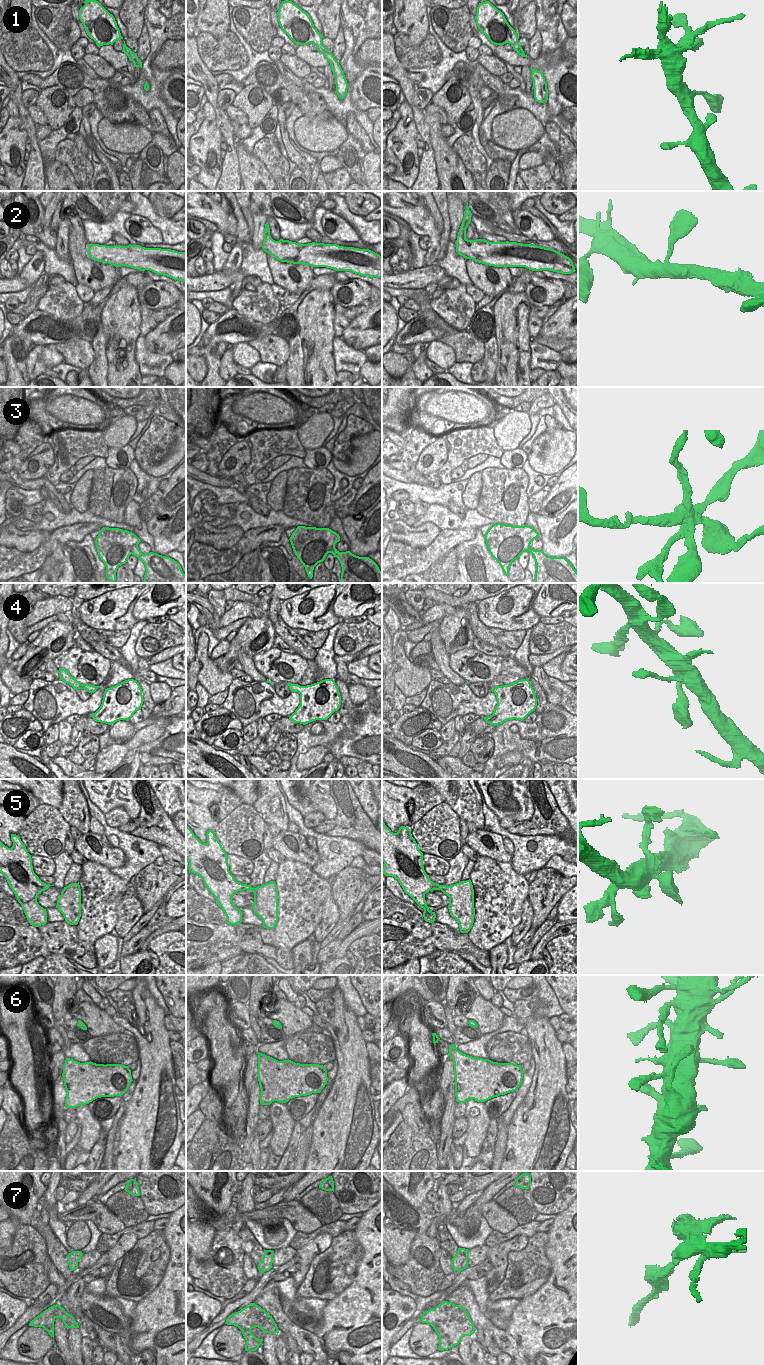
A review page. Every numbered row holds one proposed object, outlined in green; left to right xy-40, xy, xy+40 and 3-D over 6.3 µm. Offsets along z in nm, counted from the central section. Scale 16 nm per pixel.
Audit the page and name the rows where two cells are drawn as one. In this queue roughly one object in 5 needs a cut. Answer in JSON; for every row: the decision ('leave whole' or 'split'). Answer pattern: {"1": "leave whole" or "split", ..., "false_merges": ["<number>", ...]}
{"1": "leave whole", "2": "leave whole", "3": "split", "4": "leave whole", "5": "leave whole", "6": "leave whole", "7": "leave whole", "false_merges": ["3"]}

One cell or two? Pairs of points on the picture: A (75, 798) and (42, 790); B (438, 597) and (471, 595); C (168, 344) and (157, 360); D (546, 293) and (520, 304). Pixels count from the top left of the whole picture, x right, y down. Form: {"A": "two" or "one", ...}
{"A": "two", "B": "one", "C": "two", "D": "two"}

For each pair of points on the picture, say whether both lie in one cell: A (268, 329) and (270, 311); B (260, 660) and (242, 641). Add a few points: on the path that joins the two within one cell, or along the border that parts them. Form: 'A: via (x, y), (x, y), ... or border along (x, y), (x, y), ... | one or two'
A: border along (246, 317), (263, 323), (269, 323), (274, 320) | two
B: border along (272, 646), (253, 657) | two

